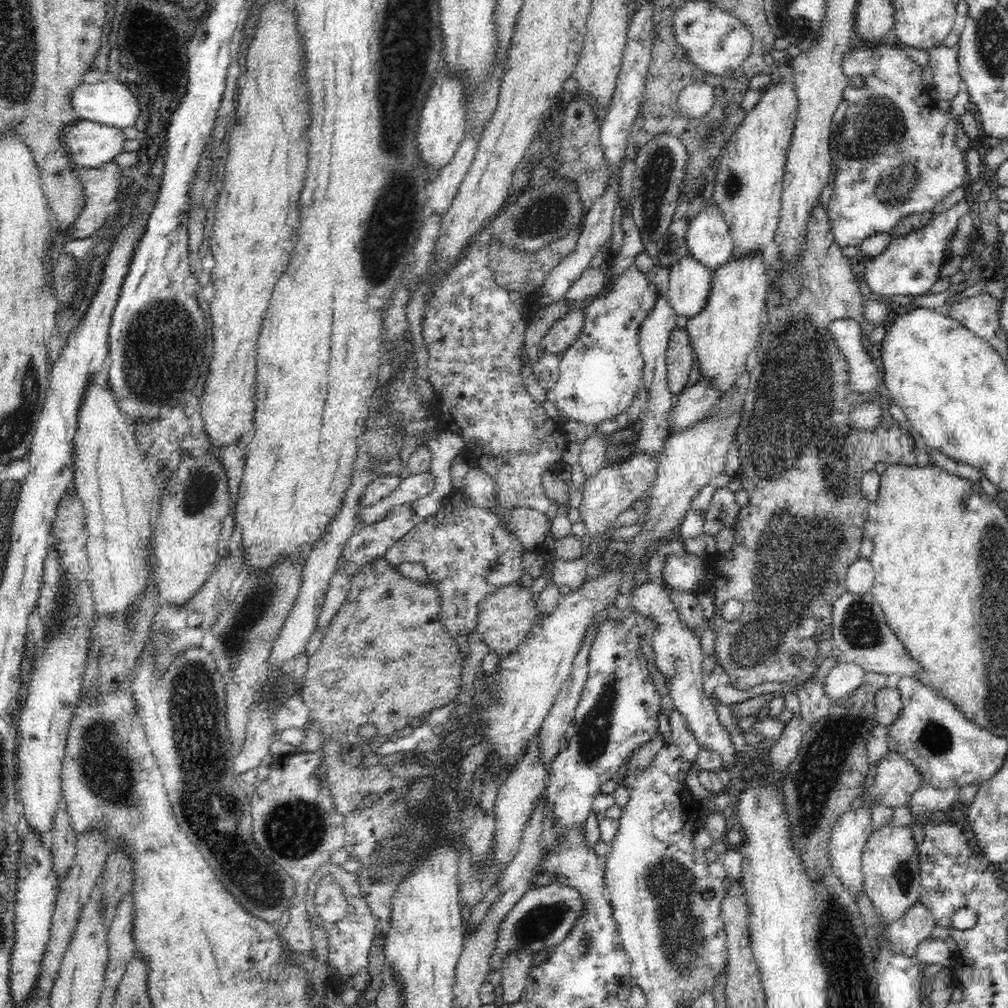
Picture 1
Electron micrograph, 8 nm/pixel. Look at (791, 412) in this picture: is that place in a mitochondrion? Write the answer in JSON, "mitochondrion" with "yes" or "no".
{"mitochondrion":"yes"}

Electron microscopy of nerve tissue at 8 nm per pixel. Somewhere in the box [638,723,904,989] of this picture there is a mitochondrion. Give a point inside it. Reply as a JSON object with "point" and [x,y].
{"point":[686,941]}

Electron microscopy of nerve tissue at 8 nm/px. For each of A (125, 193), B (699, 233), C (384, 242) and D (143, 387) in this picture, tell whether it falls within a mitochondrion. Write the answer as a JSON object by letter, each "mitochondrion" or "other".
{"A":"other","B":"other","C":"mitochondrion","D":"mitochondrion"}

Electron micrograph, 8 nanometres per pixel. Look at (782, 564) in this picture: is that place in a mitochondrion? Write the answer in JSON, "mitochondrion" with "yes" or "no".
{"mitochondrion":"yes"}

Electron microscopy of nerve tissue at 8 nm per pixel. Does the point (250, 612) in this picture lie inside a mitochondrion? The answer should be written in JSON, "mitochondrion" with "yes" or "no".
{"mitochondrion":"yes"}

